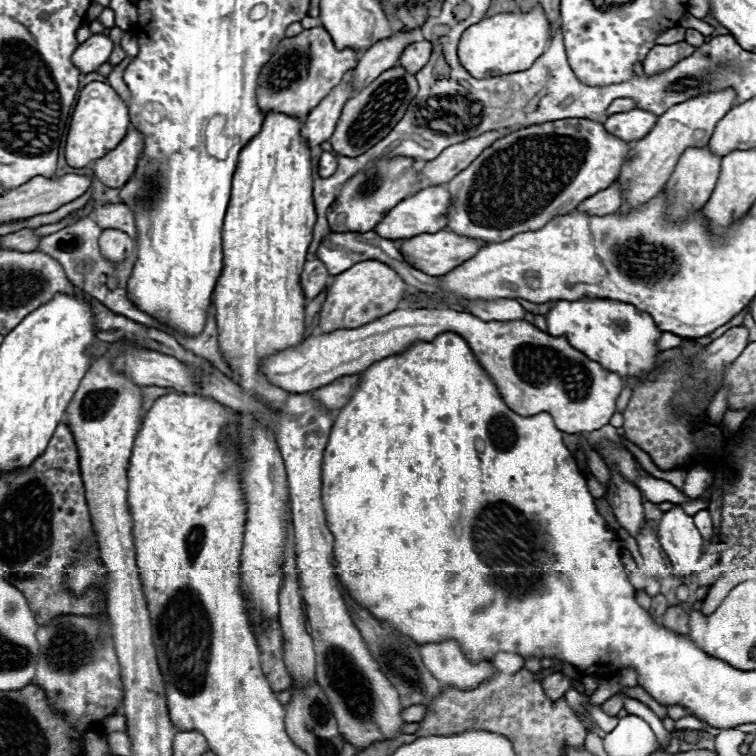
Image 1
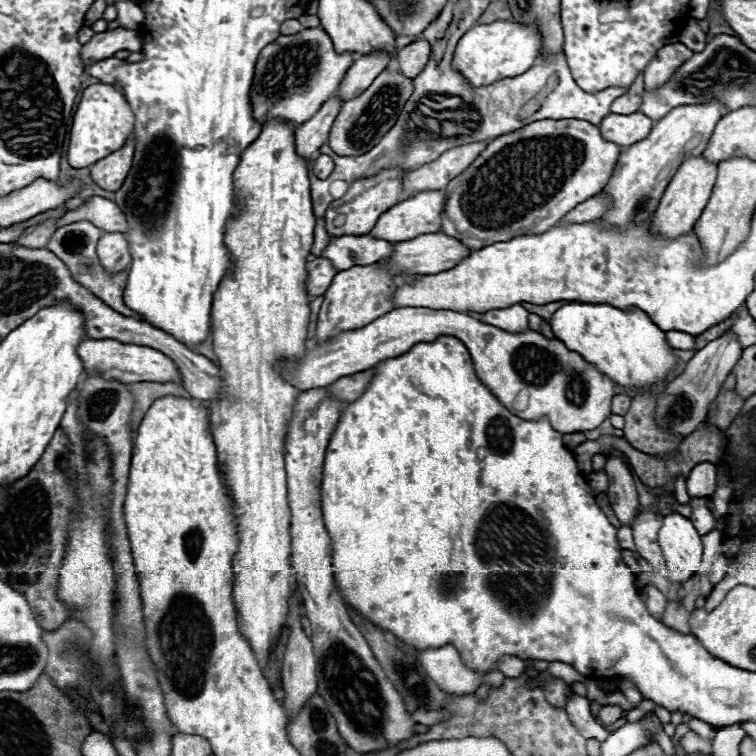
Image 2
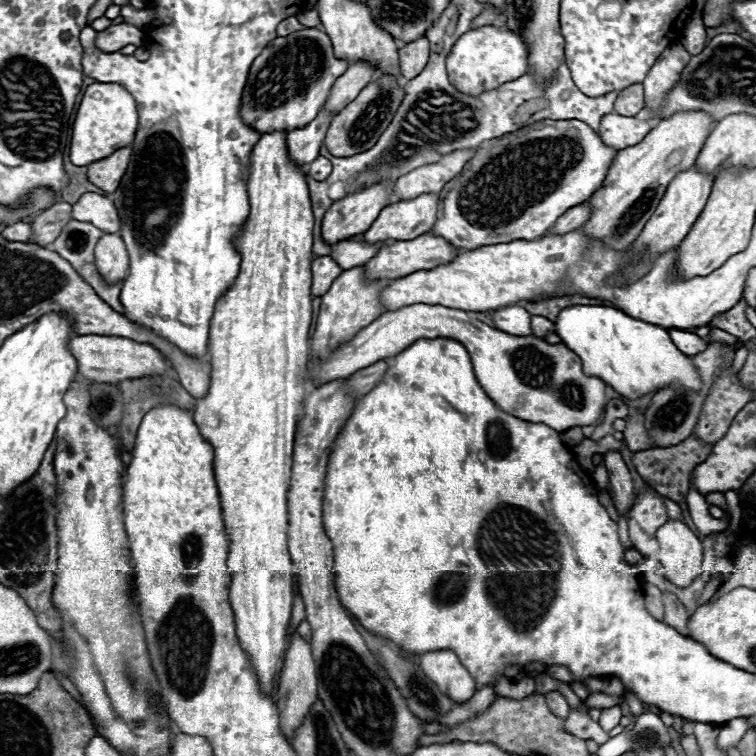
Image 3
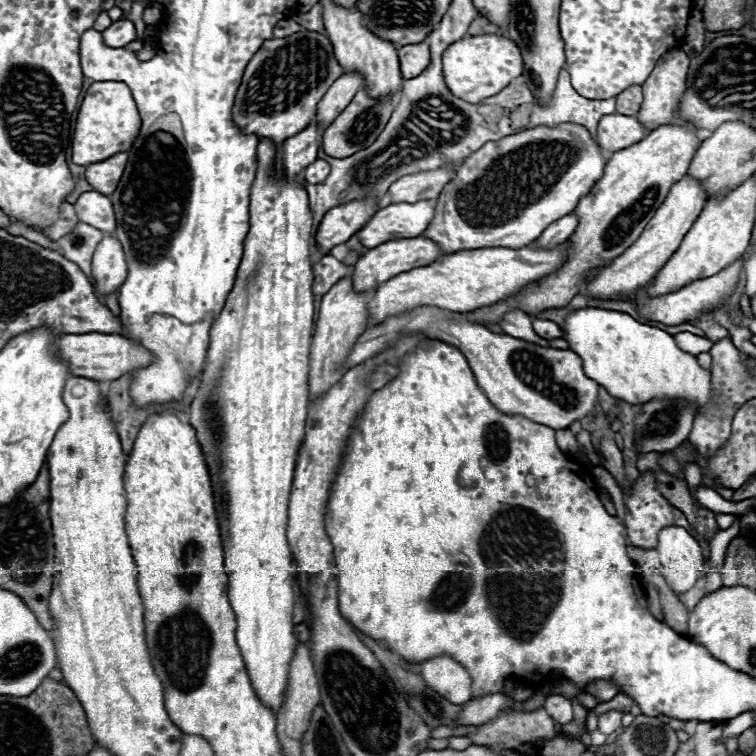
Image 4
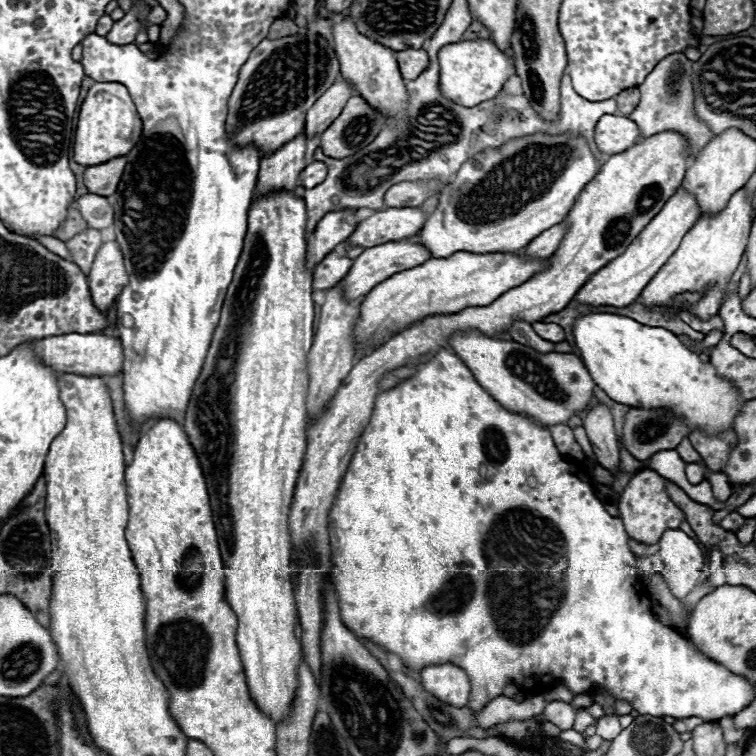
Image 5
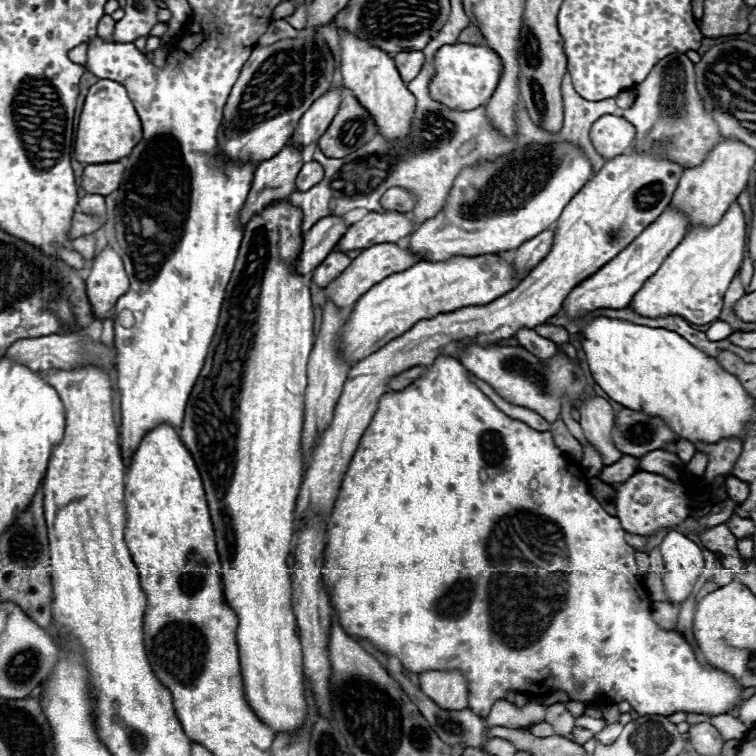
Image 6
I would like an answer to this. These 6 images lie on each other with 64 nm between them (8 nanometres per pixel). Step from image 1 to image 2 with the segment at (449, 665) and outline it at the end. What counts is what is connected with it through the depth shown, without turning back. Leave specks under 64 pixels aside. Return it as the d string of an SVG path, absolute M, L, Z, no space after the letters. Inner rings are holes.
M454 646L428 648L420 652L420 664L426 668L428 676L444 690L454 696L474 694L480 684L488 684L492 688L500 688L504 684L504 674L492 670L490 674L478 674L466 668L460 660L460 654Z

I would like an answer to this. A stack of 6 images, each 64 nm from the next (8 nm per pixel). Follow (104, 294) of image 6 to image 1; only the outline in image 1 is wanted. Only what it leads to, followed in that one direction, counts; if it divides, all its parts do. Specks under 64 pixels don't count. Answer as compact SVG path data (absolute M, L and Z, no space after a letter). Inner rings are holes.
M104 230L98 244L108 262L122 262L126 260L126 252L134 246L134 240L122 230Z

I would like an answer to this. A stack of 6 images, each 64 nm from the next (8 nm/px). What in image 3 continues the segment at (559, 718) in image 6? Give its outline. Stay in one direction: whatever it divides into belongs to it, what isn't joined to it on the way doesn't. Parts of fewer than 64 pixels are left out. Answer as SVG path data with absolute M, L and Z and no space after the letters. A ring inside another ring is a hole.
M556 690L556 692L546 694L546 704L548 704L550 712L552 712L552 714L556 714L558 718L562 718L562 720L566 720L566 718L568 718L568 714L570 714L570 706L568 706L566 698L564 698L558 690Z

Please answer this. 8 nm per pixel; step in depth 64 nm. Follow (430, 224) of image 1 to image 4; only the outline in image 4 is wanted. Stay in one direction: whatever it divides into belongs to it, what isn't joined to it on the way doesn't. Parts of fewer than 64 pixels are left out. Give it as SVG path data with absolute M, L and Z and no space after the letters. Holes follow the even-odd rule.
M420 200L416 204L390 204L380 208L358 232L358 240L366 246L380 246L388 238L416 238L422 234L434 216L430 200Z

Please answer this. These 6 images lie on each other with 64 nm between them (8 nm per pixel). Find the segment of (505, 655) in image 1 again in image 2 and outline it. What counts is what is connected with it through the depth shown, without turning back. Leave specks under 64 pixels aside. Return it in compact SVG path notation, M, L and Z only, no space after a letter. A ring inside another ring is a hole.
M508 656L508 658L504 658L504 660L500 662L500 672L502 672L504 676L508 676L508 678L518 678L518 676L522 676L524 668L526 668L526 664L524 664L520 658Z

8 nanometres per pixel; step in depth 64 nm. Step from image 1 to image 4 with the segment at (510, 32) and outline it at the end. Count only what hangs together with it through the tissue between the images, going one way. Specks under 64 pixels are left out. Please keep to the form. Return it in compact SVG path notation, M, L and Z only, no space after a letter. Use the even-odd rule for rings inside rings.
M484 34L484 36L464 36L462 40L450 44L442 54L444 64L444 82L448 90L470 104L478 104L484 98L490 98L498 94L502 88L508 86L508 82L516 76L520 76L522 62L520 62L520 50L518 46L498 34Z

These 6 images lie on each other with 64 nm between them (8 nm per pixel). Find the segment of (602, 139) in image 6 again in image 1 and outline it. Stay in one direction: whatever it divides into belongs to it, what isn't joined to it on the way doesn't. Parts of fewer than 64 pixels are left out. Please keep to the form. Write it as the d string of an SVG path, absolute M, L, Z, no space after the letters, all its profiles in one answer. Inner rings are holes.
M634 108L630 112L618 112L618 114L608 116L608 120L604 122L604 128L612 136L624 142L634 142L636 138L644 138L644 134L648 134L648 130L652 130L654 124L656 124L654 114Z

